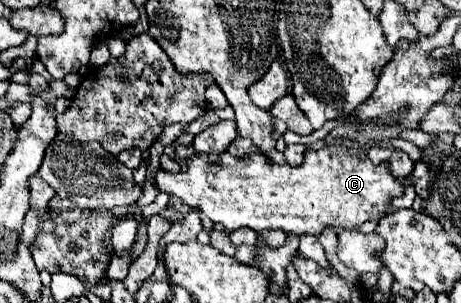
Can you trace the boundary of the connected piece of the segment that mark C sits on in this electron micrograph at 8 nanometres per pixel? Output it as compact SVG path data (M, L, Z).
M341 145L323 147L319 151L307 149L305 163L297 167L291 167L287 163L279 165L275 161L269 161L261 153L253 153L249 159L233 157L229 153L219 153L215 163L209 163L207 155L195 155L191 159L185 159L185 169L181 169L179 173L157 169L155 187L159 189L159 193L177 197L191 209L201 211L213 223L221 223L227 233L239 227L251 227L257 233L263 233L267 229L281 229L293 235L315 235L315 237L327 227L359 229L365 221L387 215L389 203L405 193L405 185L391 173L387 161L373 165L365 153Z

